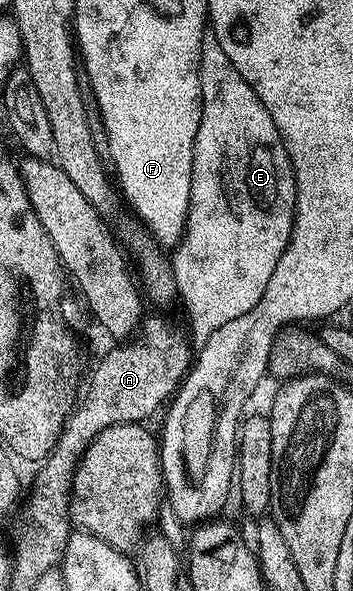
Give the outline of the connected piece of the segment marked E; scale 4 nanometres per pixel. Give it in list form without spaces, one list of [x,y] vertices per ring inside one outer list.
[[[207,30],[202,39],[200,50],[200,94],[202,95],[202,113],[200,114],[200,126],[196,130],[194,139],[194,156],[191,158],[190,170],[190,193],[189,204],[185,214],[184,235],[178,240],[172,252],[172,263],[174,265],[174,277],[178,287],[177,299],[182,300],[186,312],[190,315],[190,332],[194,335],[193,343],[201,346],[213,332],[220,330],[224,322],[232,322],[232,318],[240,318],[240,314],[248,314],[252,306],[260,302],[260,294],[264,294],[264,286],[268,286],[268,278],[272,278],[272,270],[276,268],[276,262],[280,260],[280,254],[286,249],[286,243],[290,241],[290,228],[294,224],[294,168],[290,165],[290,159],[286,153],[284,142],[276,130],[276,122],[272,122],[272,114],[264,110],[260,98],[240,78],[240,70],[228,62],[228,54],[220,50],[220,42],[216,42],[216,34]]]

